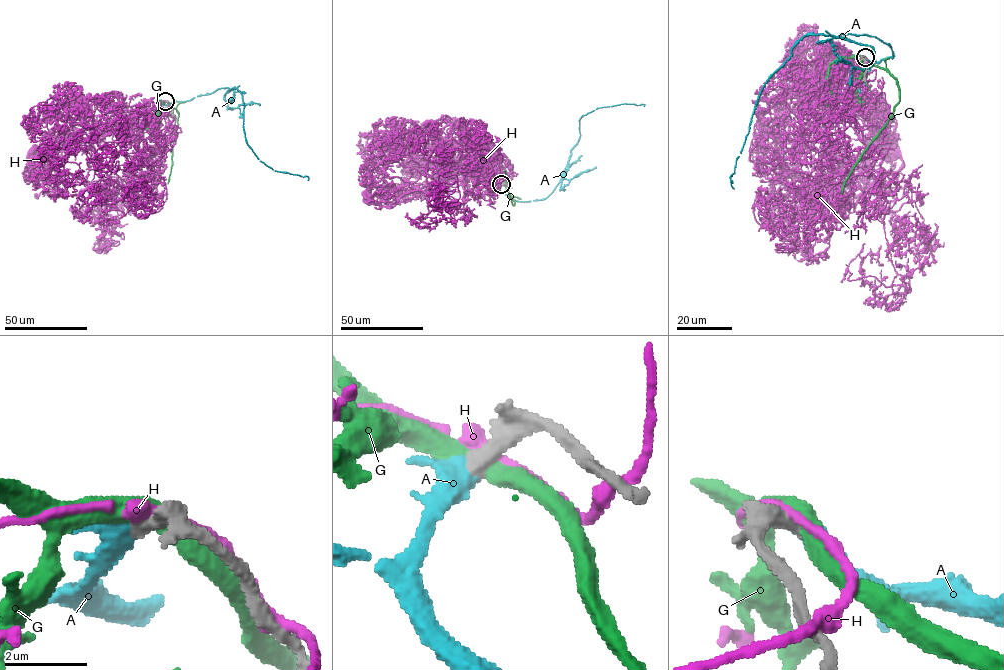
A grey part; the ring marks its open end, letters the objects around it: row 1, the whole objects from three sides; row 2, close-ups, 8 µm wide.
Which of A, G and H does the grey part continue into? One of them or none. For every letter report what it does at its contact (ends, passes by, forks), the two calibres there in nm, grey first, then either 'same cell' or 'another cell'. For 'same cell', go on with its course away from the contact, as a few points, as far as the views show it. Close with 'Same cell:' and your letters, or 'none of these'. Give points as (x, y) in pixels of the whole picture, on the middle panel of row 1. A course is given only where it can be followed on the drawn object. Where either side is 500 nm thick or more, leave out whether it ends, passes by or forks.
A: it passes by; calibres 440 and 460 nm; same cell; course (501, 184), (499, 190), (512, 199), (545, 199), (559, 182), (577, 143), (583, 115), (624, 104), (644, 106)
G: calibres 550 and 500 nm; another cell
H: calibres 650 and 320 nm; another cell
Same cell: A

